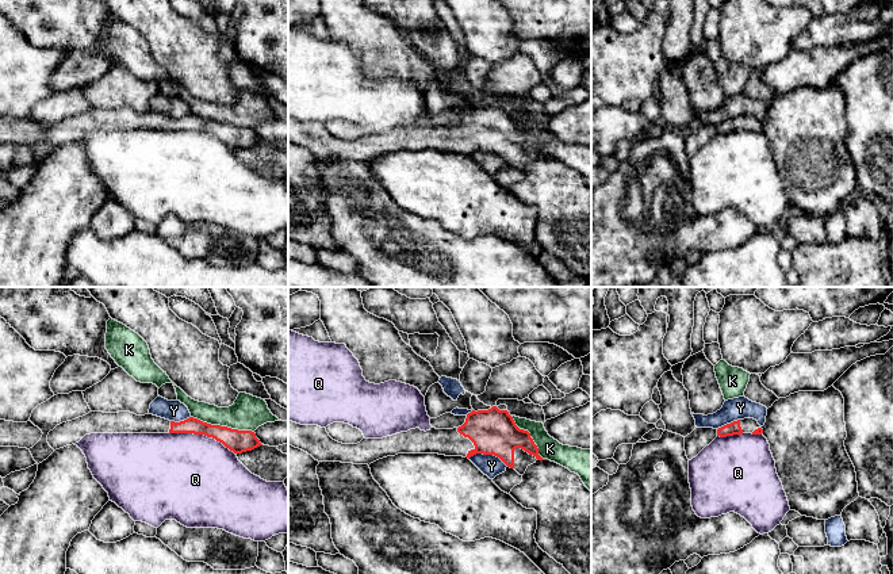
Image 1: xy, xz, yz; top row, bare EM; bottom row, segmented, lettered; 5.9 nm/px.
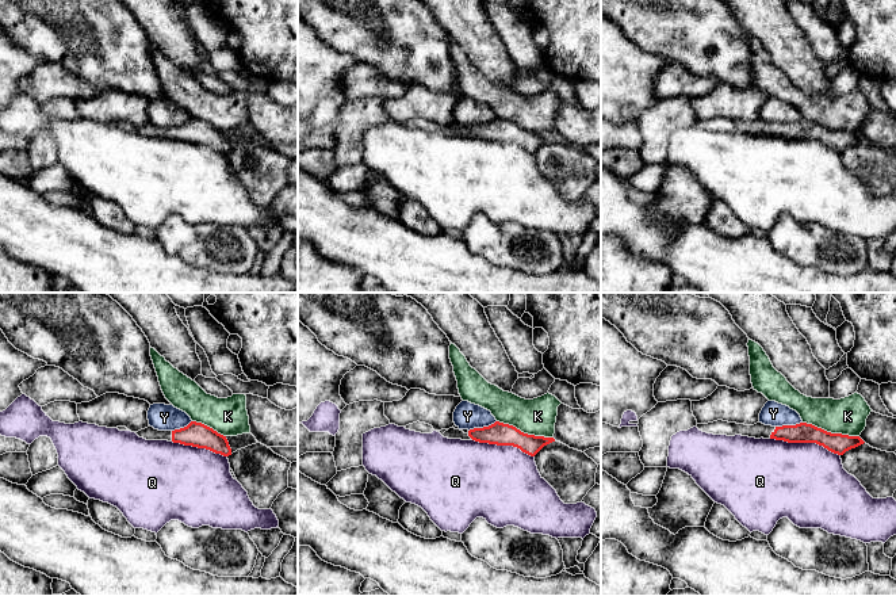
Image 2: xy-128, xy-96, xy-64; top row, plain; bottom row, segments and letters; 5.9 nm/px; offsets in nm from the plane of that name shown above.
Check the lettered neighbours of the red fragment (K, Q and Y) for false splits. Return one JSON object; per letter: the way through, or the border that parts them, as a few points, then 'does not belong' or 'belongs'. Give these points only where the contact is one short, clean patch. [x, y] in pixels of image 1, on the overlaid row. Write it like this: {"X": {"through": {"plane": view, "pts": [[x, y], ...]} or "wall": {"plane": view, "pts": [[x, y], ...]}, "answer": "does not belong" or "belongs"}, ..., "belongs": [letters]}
{"K": {"answer": "does not belong"}, "Q": {"answer": "does not belong"}, "Y": {"wall": {"plane": "xz", "pts": [[468, 458], [476, 454], [493, 454], [508, 466]]}, "answer": "does not belong"}, "belongs": []}

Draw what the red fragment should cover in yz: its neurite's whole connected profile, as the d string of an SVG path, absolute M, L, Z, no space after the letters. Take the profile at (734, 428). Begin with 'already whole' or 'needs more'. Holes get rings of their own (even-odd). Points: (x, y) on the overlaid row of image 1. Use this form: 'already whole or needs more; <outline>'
needs more; M754 418L737 420L717 429L717 436L720 437L741 433L762 435L763 429Z

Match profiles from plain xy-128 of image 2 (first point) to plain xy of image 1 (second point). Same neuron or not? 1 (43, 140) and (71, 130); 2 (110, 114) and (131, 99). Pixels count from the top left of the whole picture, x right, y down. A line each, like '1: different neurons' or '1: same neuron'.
1: different neurons
2: same neuron

